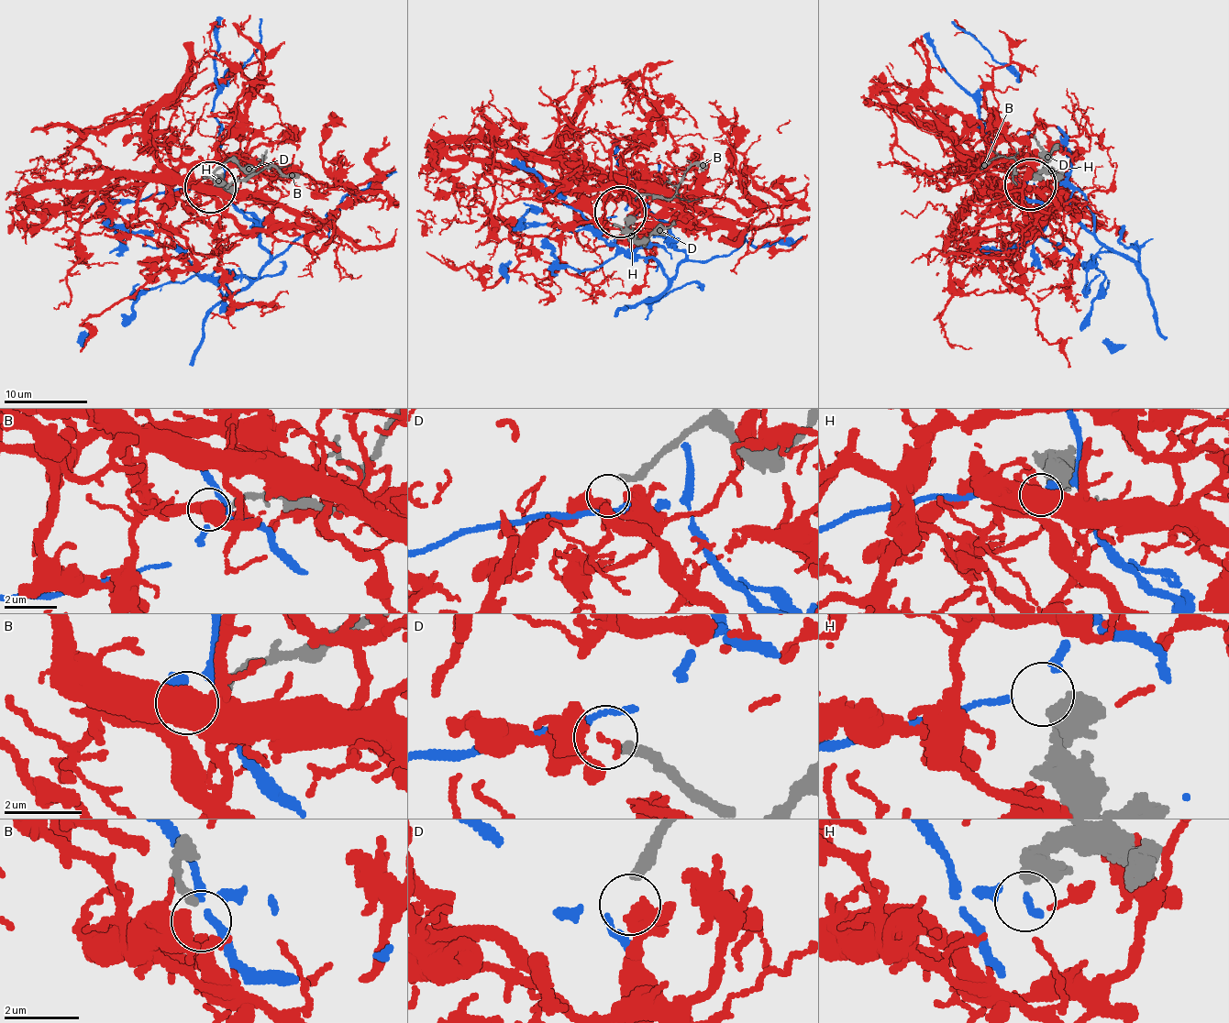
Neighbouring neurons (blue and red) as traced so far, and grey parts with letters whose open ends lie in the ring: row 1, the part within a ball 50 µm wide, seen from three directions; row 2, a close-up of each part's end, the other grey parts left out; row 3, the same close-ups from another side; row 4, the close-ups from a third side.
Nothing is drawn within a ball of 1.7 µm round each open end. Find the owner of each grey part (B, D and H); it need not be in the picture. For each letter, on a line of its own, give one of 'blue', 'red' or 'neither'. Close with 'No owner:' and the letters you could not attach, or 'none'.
B: neither
D: red
H: blue
No owner: B

